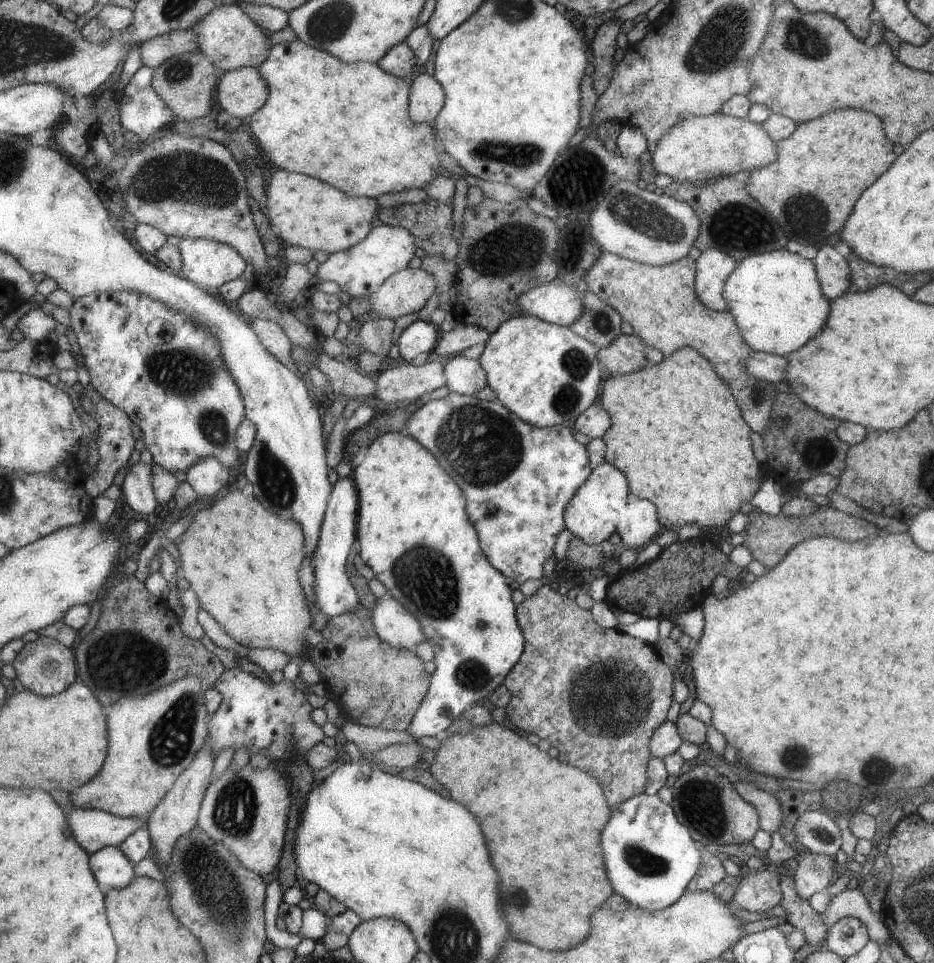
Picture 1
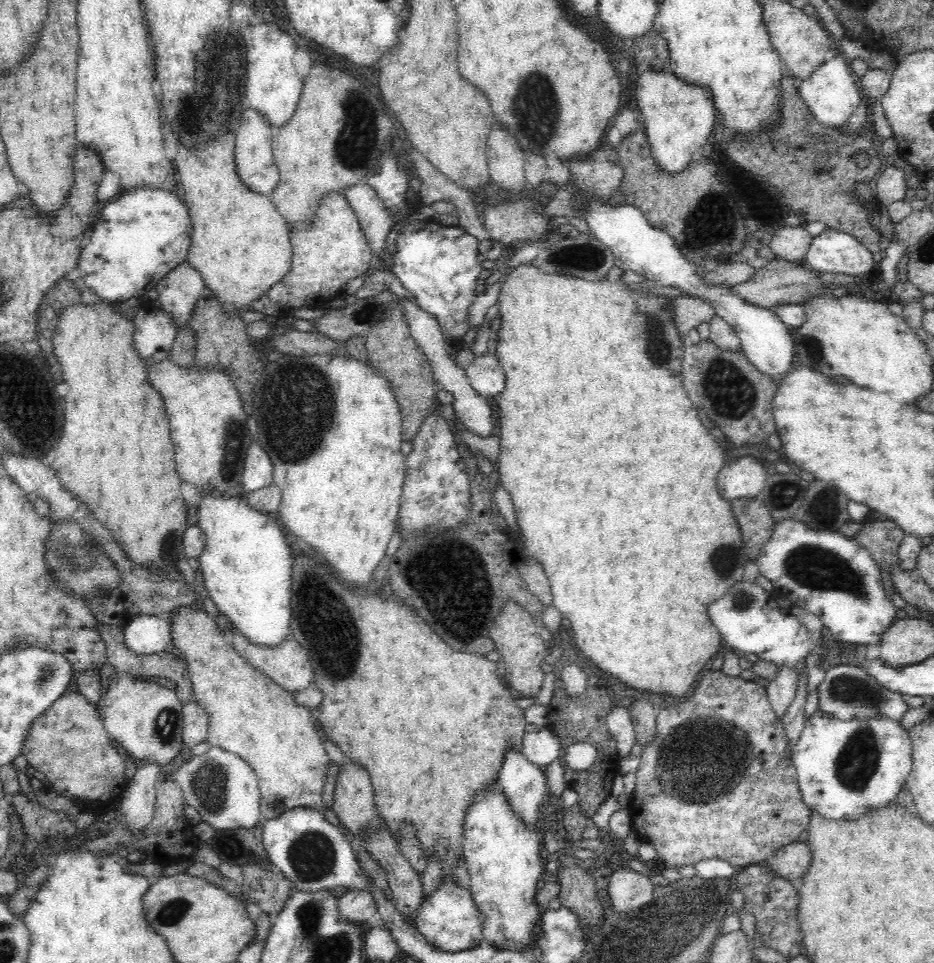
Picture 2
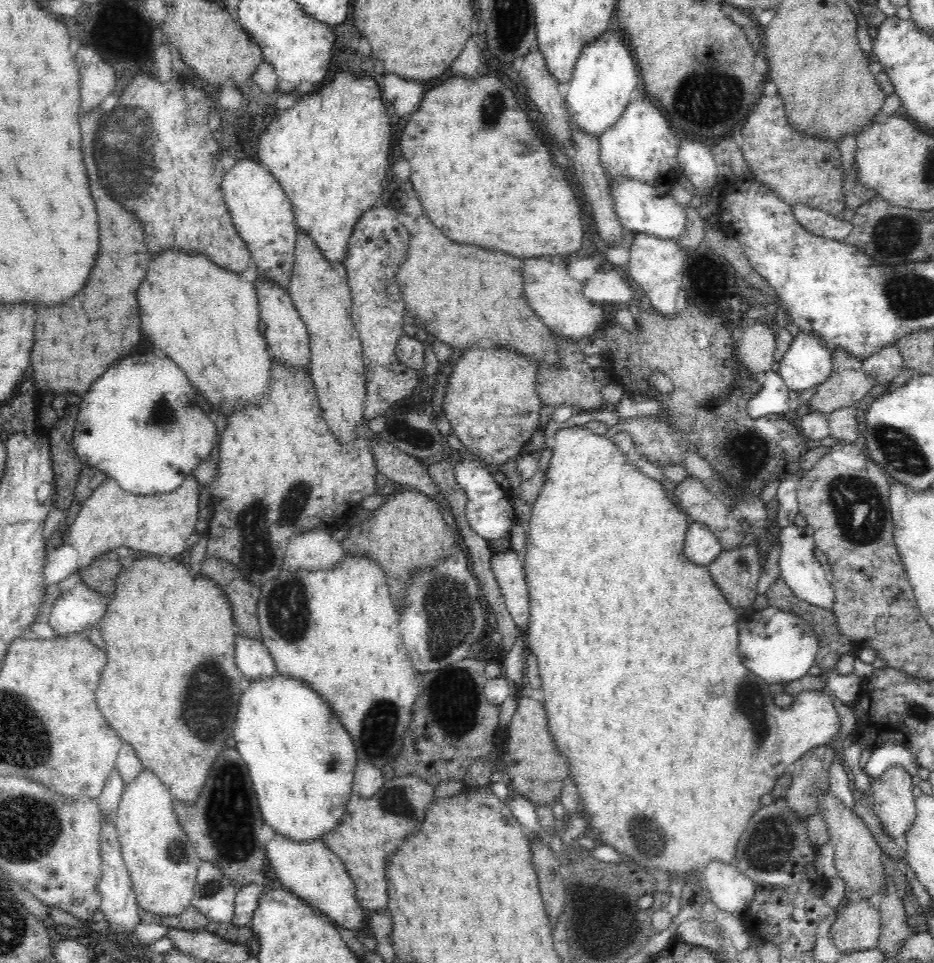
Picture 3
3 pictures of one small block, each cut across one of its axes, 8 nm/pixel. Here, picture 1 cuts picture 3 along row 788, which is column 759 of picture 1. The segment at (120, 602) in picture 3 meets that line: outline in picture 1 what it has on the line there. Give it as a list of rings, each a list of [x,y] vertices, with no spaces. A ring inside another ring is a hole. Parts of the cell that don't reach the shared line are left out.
[[[862,110],[830,112],[830,116],[820,116],[818,120],[802,122],[790,138],[777,141],[776,144],[778,158],[766,166],[750,170],[750,181],[746,184],[746,190],[754,200],[773,214],[783,230],[790,230],[790,241],[794,240],[803,246],[819,247],[825,244],[834,232],[842,230],[846,226],[846,220],[853,215],[850,212],[862,192],[885,175],[886,170],[892,167],[890,164],[896,160],[892,142],[884,134],[882,120]]]

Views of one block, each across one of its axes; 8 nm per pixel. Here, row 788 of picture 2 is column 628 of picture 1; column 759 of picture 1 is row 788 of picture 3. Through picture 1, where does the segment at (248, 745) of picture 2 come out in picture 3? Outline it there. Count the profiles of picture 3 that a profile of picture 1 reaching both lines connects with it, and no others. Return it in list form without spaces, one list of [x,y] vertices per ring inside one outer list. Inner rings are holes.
[[[410,774],[385,780],[385,784],[374,796],[361,797],[359,793],[352,792],[342,820],[323,834],[324,844],[336,853],[352,879],[356,887],[355,897],[361,909],[369,913],[387,908],[384,856],[388,856],[396,844],[401,844],[408,834],[408,828],[422,820],[420,816],[424,816],[424,810],[433,796],[434,788],[418,776]]]

